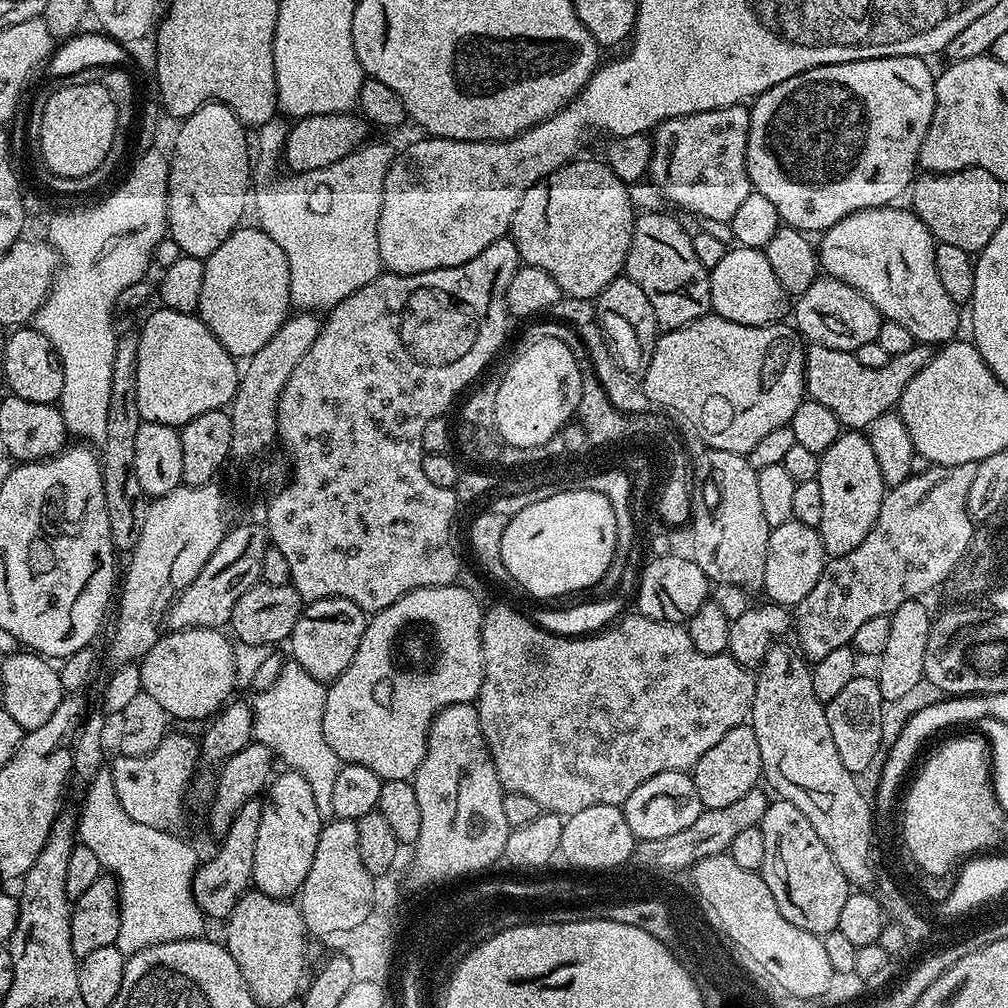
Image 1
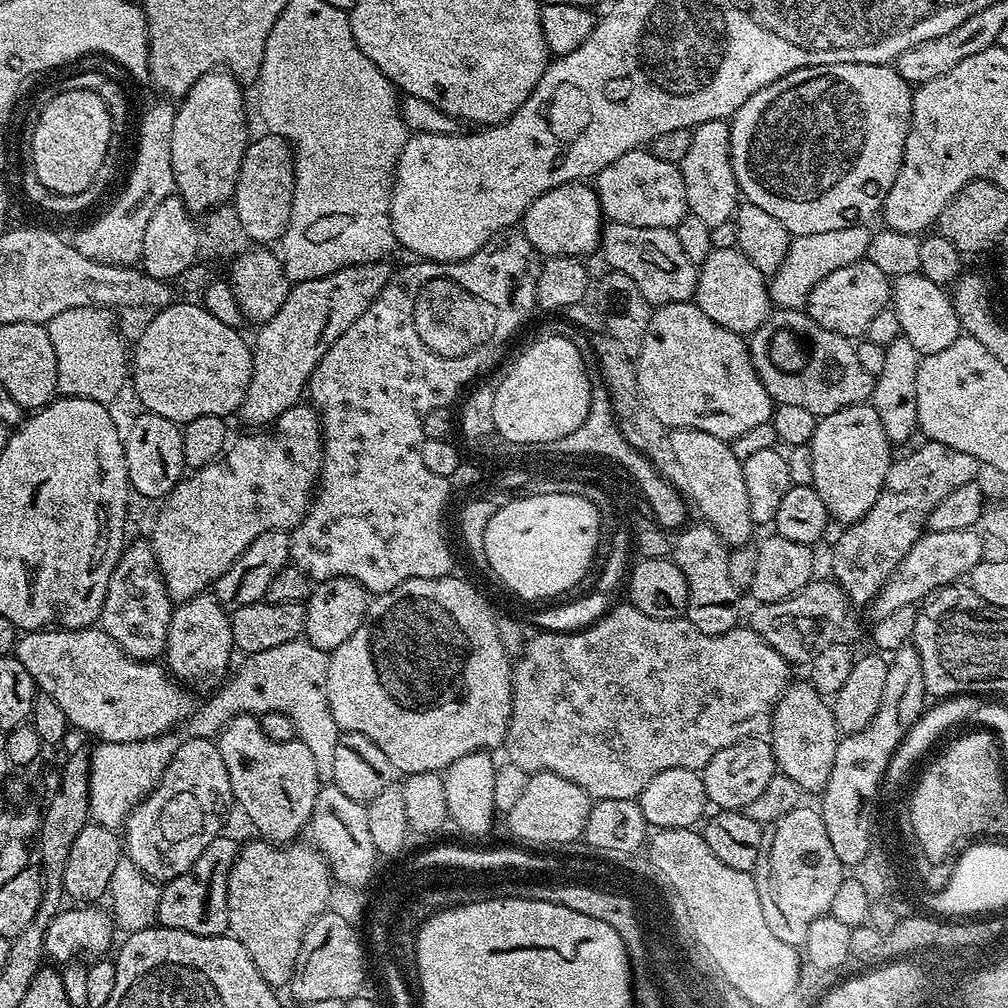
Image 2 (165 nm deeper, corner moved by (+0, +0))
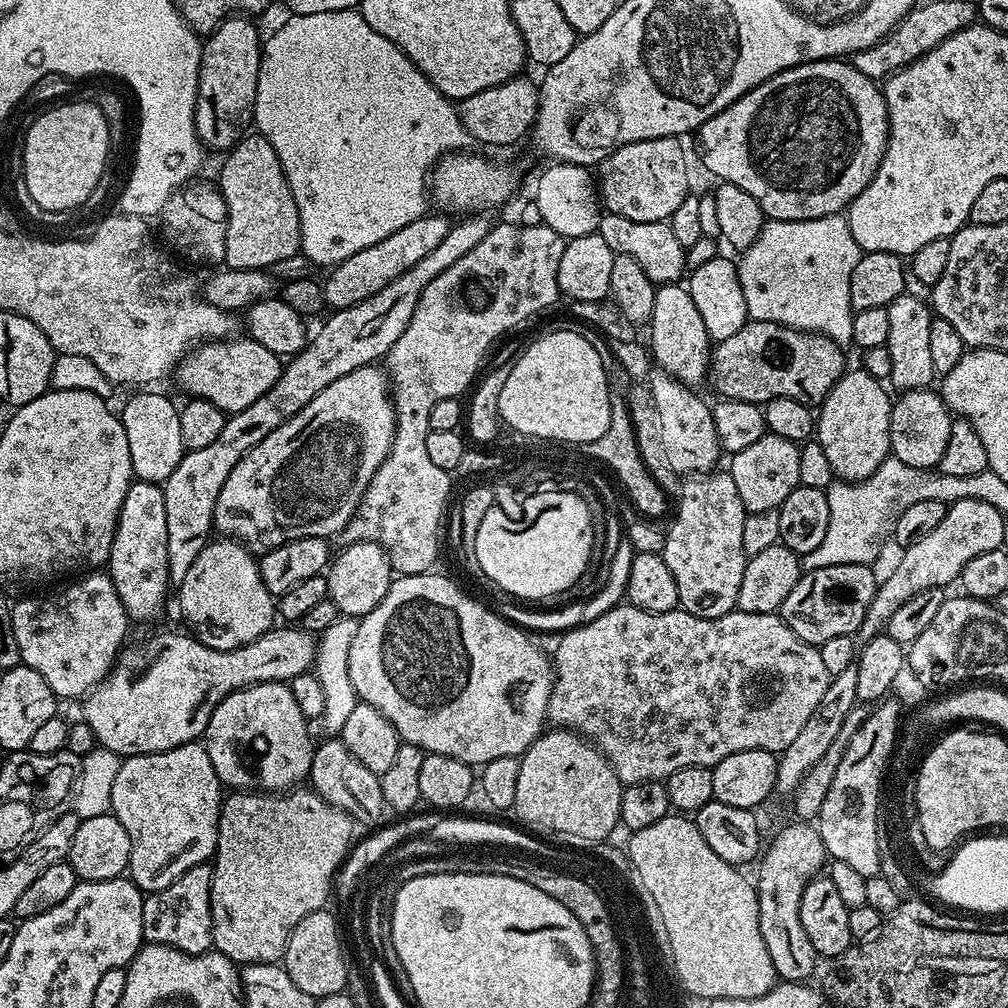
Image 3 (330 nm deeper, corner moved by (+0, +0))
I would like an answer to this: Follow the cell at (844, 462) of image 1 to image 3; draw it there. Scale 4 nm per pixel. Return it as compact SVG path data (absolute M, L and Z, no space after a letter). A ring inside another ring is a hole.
M863 370L845 371L824 403L819 405L814 420L814 439L820 443L830 462L833 477L840 482L865 480L882 466L892 450L890 442L890 414L894 403L889 389Z

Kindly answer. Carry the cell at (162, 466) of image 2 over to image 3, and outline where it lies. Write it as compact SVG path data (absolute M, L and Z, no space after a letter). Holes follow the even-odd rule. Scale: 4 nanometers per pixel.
M140 390L124 404L124 412L119 413L120 420L126 430L126 442L130 442L130 462L132 474L136 480L145 480L151 484L163 485L170 474L174 474L174 466L182 462L185 454L182 442L182 422L179 407L168 396L156 390Z

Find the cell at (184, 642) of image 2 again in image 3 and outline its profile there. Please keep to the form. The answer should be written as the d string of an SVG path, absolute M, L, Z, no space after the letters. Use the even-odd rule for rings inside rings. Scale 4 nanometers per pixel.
M216 538L208 543L202 554L194 558L194 566L186 570L178 592L180 608L188 619L187 627L206 646L223 652L254 642L273 627L278 612L274 597L260 576L257 557L240 541L231 538Z

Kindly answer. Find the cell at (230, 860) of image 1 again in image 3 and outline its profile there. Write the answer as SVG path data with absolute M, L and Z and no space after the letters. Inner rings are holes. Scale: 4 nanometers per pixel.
M205 862L186 870L170 886L160 892L145 895L142 922L144 939L150 944L165 944L191 956L201 956L212 948L212 907L210 886L212 865Z

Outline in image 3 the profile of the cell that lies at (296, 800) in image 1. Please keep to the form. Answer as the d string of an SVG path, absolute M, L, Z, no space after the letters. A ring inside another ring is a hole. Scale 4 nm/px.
M275 680L252 684L231 692L214 710L202 737L204 749L214 762L221 785L232 790L292 790L303 785L312 774L314 739L308 733L309 717L302 714L287 683Z

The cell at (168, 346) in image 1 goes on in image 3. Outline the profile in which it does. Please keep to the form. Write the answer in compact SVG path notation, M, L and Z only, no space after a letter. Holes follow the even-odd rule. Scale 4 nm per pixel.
M229 338L210 340L197 344L188 355L176 365L174 380L189 397L214 402L225 414L246 410L250 402L258 402L274 382L278 382L282 367L281 357L270 354L266 346L258 346L251 338Z

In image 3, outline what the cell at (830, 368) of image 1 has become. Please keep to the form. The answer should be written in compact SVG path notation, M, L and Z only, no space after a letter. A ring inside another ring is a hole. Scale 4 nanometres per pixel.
M749 320L742 326L742 330L738 330L738 334L730 334L730 338L715 345L710 356L710 380L716 383L719 395L730 400L763 406L774 398L794 398L809 406L819 406L846 371L844 352L841 345L816 332L799 332L786 324Z

